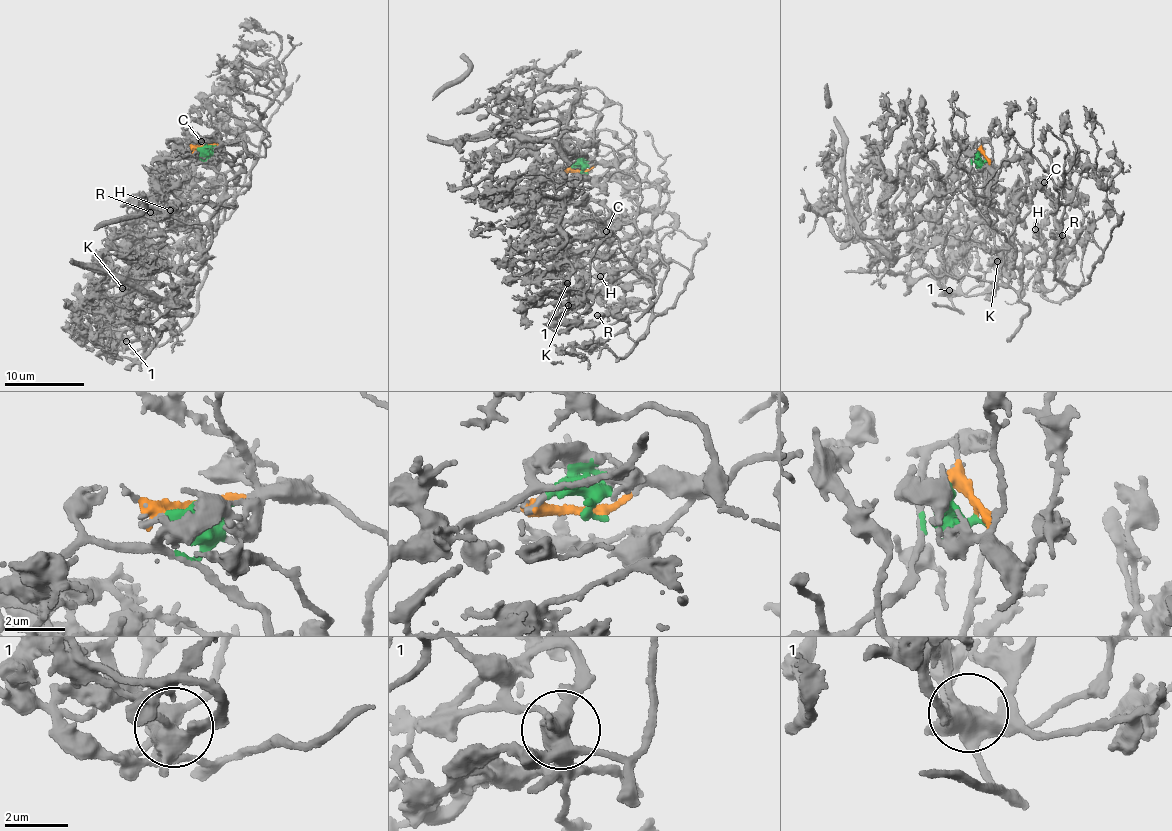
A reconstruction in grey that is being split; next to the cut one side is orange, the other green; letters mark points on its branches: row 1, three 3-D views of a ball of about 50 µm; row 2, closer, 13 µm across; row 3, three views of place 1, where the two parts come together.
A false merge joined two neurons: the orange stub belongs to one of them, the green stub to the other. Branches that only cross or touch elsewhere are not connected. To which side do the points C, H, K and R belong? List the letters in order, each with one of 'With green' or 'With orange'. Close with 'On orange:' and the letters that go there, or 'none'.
C: With orange
H: With orange
K: With green
R: With orange
On orange: C, H, R

